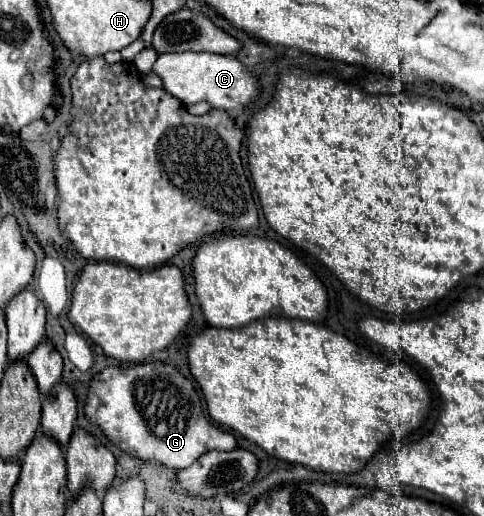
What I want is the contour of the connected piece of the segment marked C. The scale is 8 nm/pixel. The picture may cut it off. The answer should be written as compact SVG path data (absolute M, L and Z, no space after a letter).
M185 52L185 54L161 54L153 64L153 72L163 80L163 88L181 100L185 106L207 102L217 110L241 110L253 102L259 94L257 80L247 74L235 56L221 56L209 52Z

